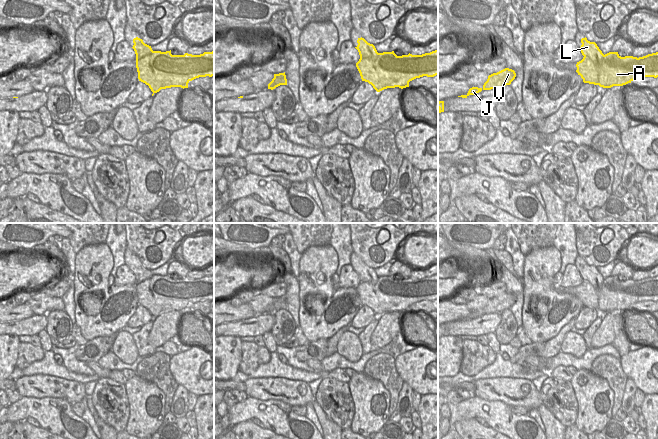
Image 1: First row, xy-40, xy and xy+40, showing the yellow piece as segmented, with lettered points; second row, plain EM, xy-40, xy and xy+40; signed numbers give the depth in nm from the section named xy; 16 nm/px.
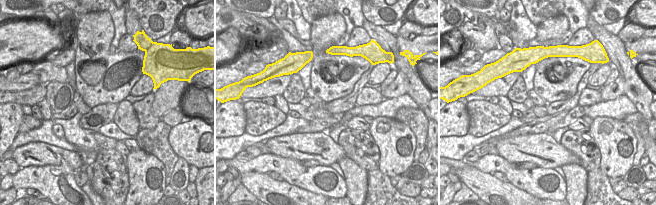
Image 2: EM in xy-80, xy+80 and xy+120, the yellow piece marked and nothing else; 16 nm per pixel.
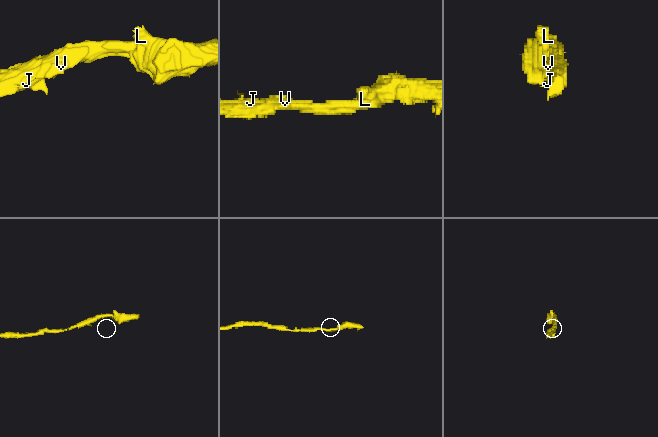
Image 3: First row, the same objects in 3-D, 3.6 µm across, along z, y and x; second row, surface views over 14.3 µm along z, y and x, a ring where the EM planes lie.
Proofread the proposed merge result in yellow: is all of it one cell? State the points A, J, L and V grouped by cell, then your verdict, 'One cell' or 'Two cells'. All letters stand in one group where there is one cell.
Groups: A J L V. One cell.

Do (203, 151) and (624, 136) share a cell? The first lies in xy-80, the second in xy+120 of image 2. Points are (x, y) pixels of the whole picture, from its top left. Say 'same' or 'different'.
different

